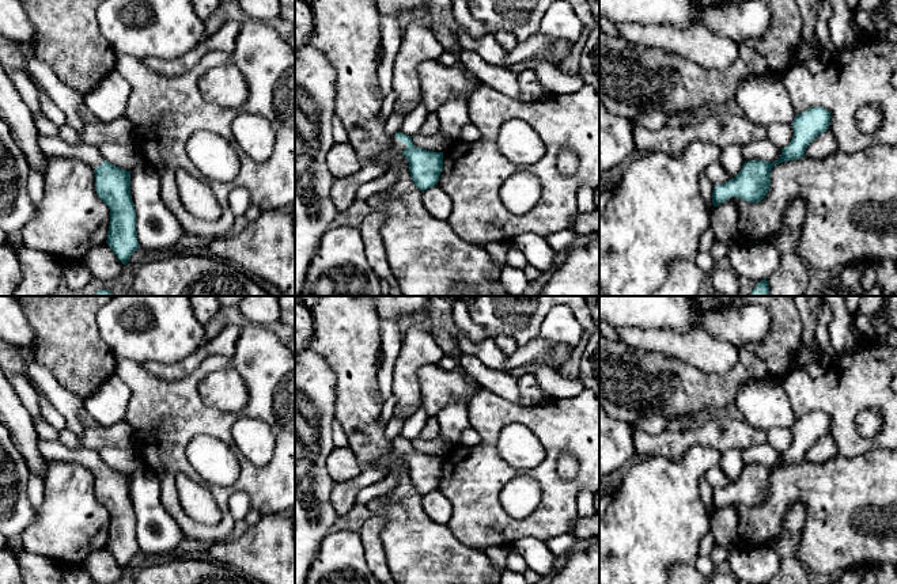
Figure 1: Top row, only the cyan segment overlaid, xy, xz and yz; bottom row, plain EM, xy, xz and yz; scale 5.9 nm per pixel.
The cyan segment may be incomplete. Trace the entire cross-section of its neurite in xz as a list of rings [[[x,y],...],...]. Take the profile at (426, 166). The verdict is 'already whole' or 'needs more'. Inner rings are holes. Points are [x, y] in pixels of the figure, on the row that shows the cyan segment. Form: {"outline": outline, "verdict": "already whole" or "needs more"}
{"outline": [[[398,132],[391,140],[389,152],[379,158],[379,163],[385,163],[393,155],[408,159],[412,181],[421,191],[438,185],[443,170],[443,152],[417,148],[410,136]]], "verdict": "needs more"}

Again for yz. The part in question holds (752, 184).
{"outline": [[[815,106],[802,114],[796,114],[791,125],[794,126],[794,136],[791,143],[781,148],[780,158],[772,163],[764,160],[745,162],[735,178],[714,187],[714,206],[731,197],[752,204],[760,202],[769,190],[772,168],[779,163],[803,158],[807,145],[818,134],[828,130],[830,113],[821,106]]], "verdict": "already whole"}

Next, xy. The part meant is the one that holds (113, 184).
{"outline": [[[38,136],[38,144],[46,158],[72,158],[88,164],[95,174],[98,197],[110,209],[110,227],[106,243],[124,265],[140,247],[136,231],[136,212],[130,196],[130,171],[105,160],[92,144],[72,145],[57,136]]], "verdict": "needs more"}

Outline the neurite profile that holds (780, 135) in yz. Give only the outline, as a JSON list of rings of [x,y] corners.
[[[772,124],[767,126],[767,139],[780,149],[787,147],[794,136],[794,126],[790,124]]]

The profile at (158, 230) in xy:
[[[144,162],[130,171],[137,240],[152,253],[170,253],[186,234],[160,196],[160,178]]]

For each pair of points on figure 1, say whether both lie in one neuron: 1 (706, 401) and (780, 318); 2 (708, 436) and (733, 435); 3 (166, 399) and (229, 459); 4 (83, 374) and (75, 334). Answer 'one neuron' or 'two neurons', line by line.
1: one neuron
2: one neuron
3: two neurons
4: one neuron

